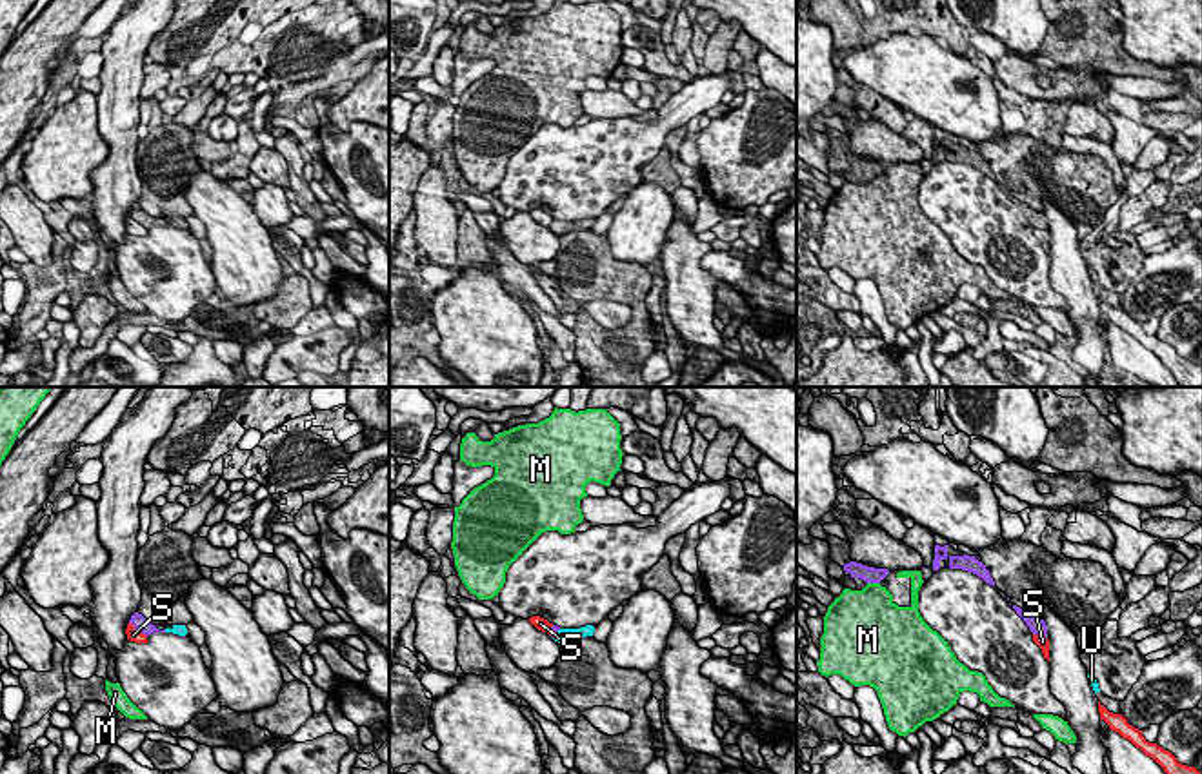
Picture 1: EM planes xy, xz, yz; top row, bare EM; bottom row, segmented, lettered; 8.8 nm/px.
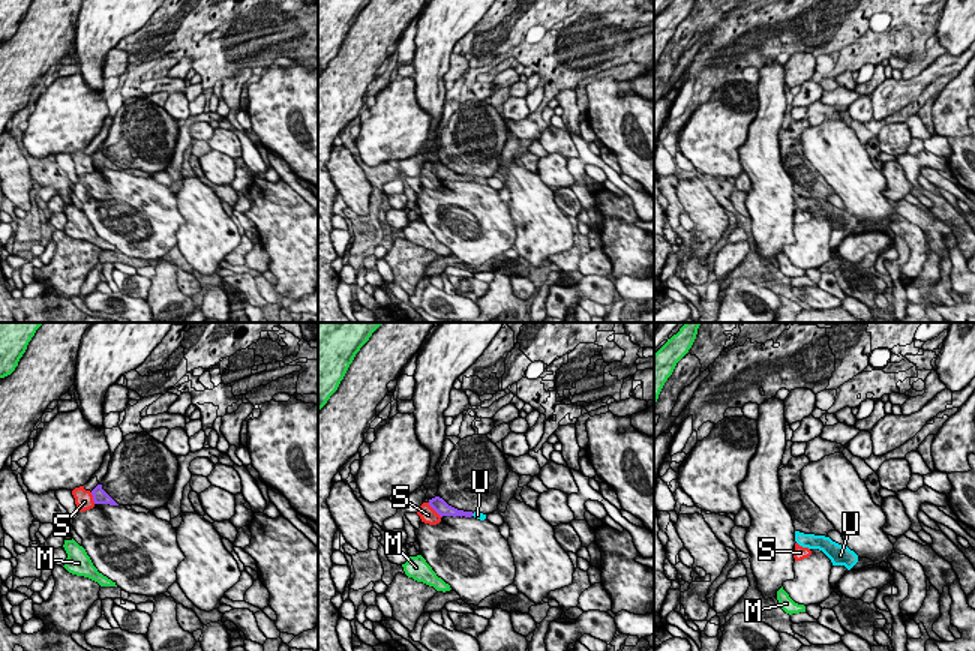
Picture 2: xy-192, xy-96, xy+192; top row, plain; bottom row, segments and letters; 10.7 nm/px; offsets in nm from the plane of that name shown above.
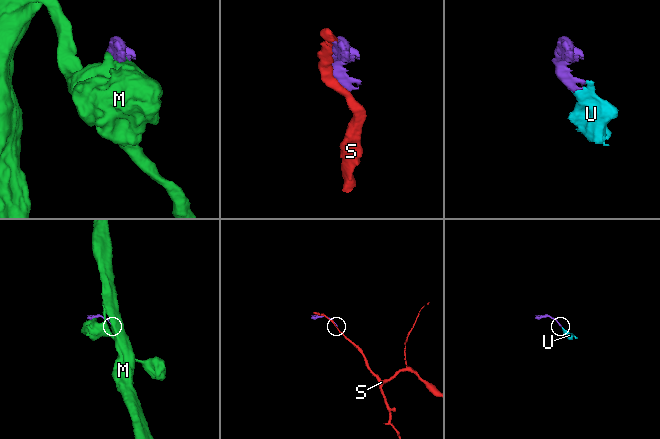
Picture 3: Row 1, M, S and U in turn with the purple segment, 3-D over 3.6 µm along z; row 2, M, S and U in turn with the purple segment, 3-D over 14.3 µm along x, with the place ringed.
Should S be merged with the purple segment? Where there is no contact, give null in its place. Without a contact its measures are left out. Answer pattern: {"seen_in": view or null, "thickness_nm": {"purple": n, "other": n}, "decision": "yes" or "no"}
{"seen_in": "xy", "thickness_nm": {"purple": 130, "other": 130}, "decision": "no"}

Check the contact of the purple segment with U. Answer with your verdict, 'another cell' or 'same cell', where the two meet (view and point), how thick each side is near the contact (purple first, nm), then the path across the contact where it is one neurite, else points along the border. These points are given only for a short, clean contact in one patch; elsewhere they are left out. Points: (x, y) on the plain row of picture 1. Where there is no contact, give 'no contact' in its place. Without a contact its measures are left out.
same cell; contact xz (555, 226); calibres 70 and 100 nm; way xz (555, 222), (555, 226), (562, 228)

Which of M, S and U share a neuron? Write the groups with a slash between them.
M / S / U

